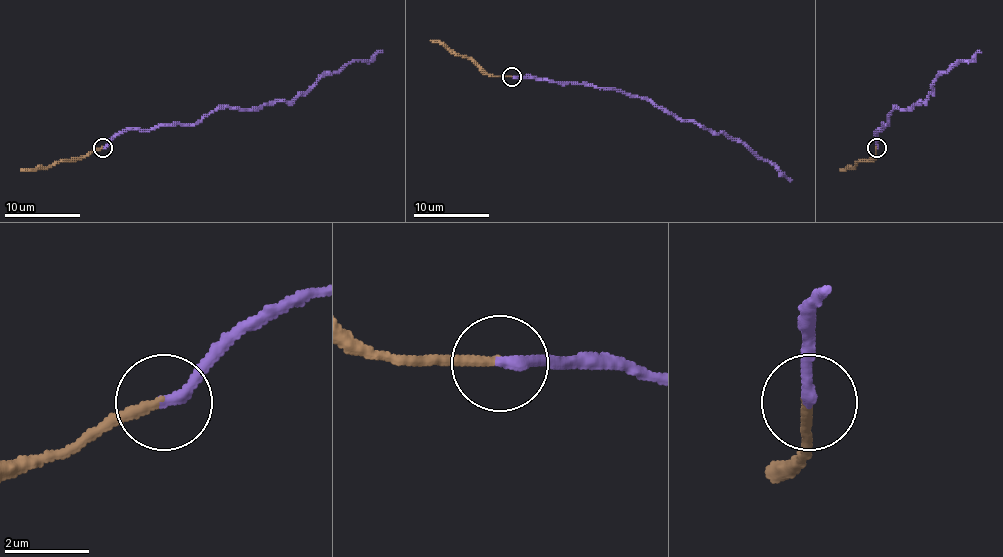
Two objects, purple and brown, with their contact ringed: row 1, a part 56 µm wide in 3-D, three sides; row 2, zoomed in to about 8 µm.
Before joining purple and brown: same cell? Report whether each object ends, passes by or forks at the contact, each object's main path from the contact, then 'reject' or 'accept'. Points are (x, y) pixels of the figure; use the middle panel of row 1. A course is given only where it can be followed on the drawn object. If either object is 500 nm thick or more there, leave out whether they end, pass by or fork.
purple ends; brown ends; course purple (511, 76), (607, 87), (628, 95), (647, 97), (683, 119), (745, 142), (792, 180); course brown (511, 76), (485, 74), (470, 59), (451, 54), (440, 42), (430, 40); accept

